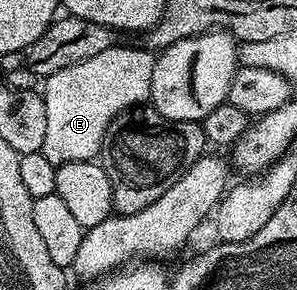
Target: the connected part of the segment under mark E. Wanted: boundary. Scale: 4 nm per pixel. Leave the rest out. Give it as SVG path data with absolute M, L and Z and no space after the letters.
M119 44L108 51L100 51L92 59L84 59L84 63L76 63L72 67L64 67L64 71L56 71L51 77L45 78L44 100L46 103L46 130L41 152L54 166L73 161L93 161L102 152L104 131L125 109L141 106L149 98L152 87L152 67L155 54L145 47L129 49Z

